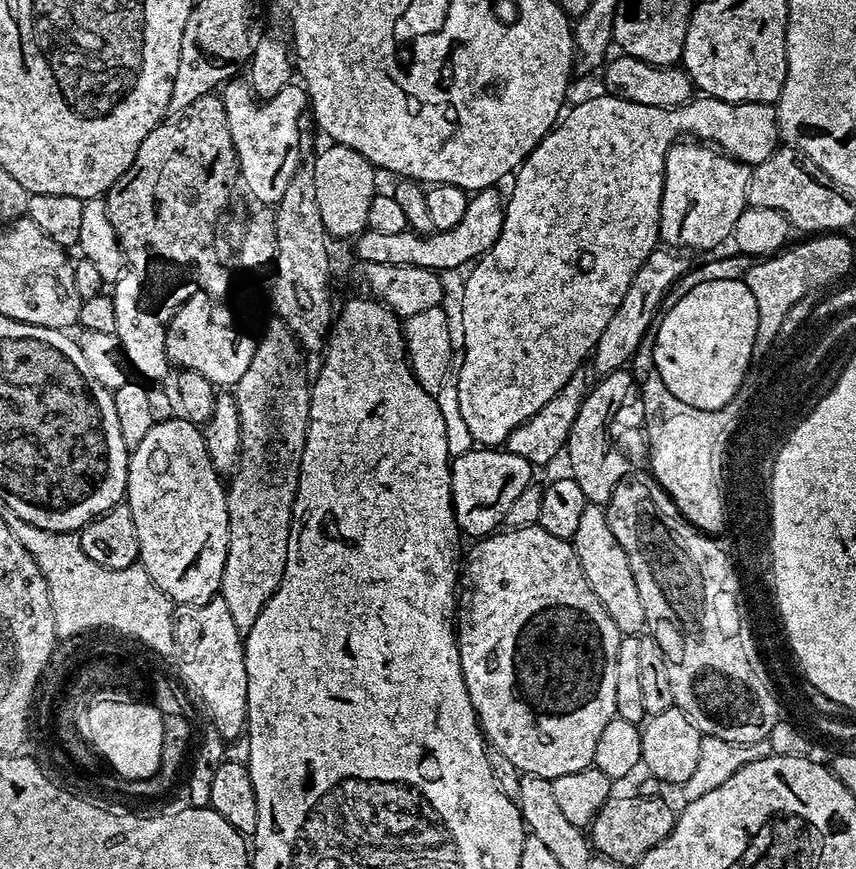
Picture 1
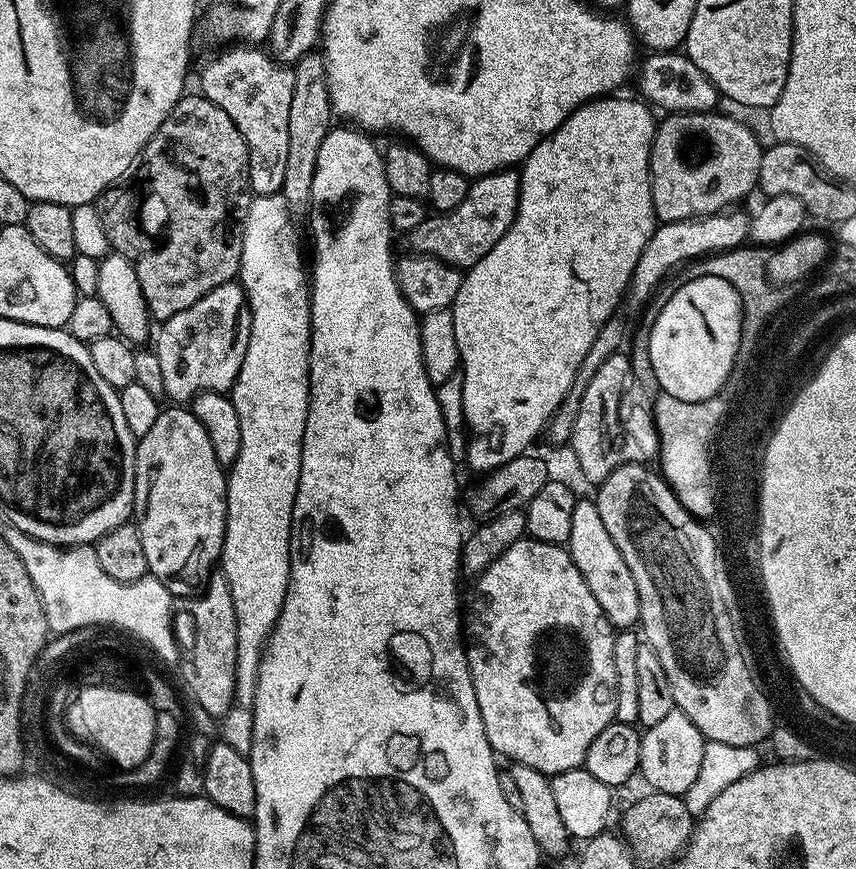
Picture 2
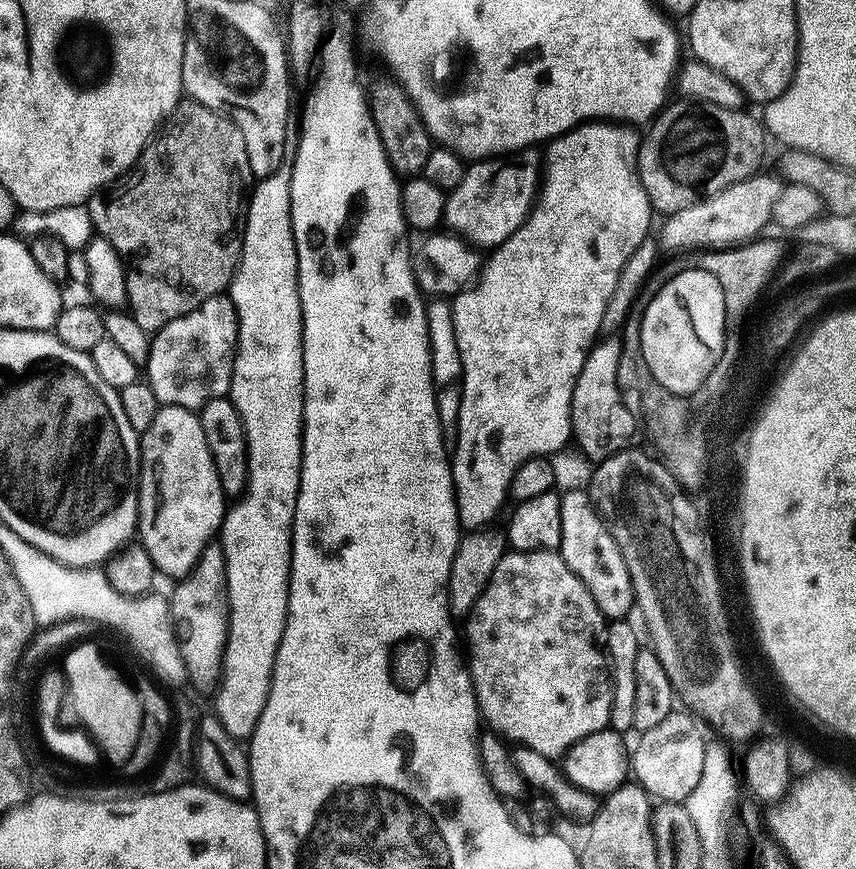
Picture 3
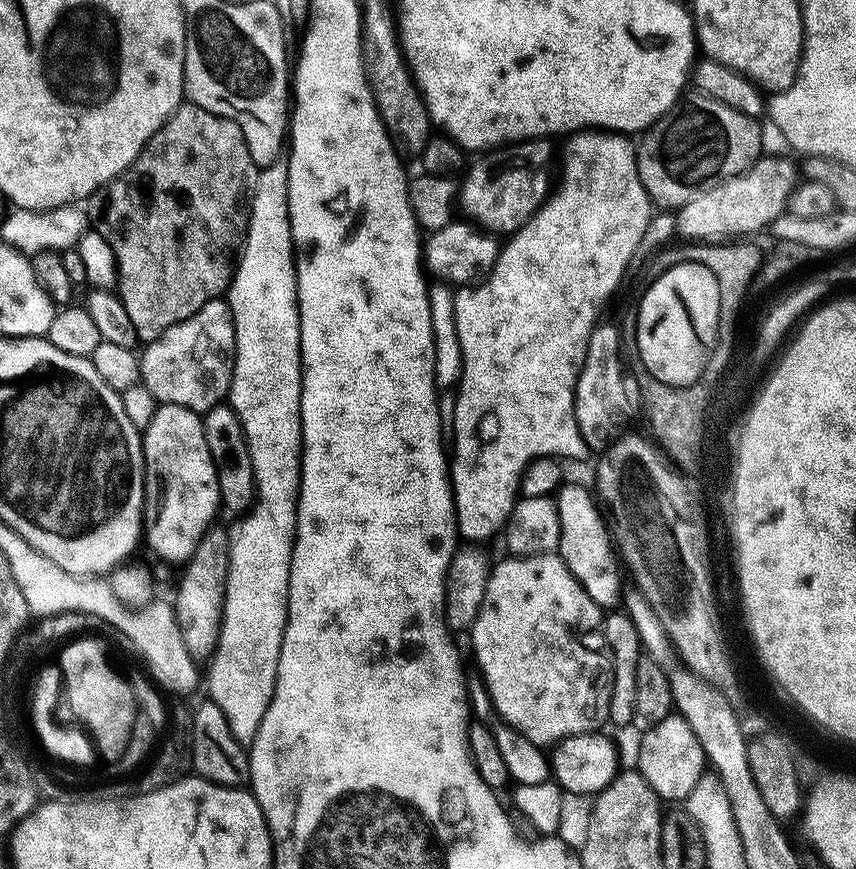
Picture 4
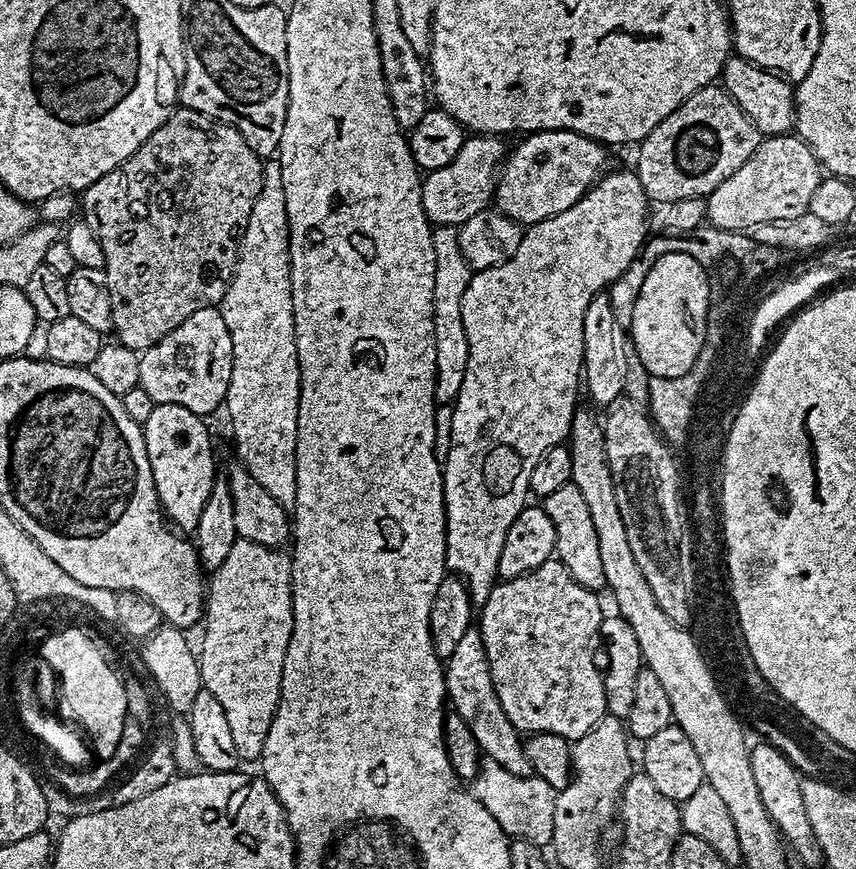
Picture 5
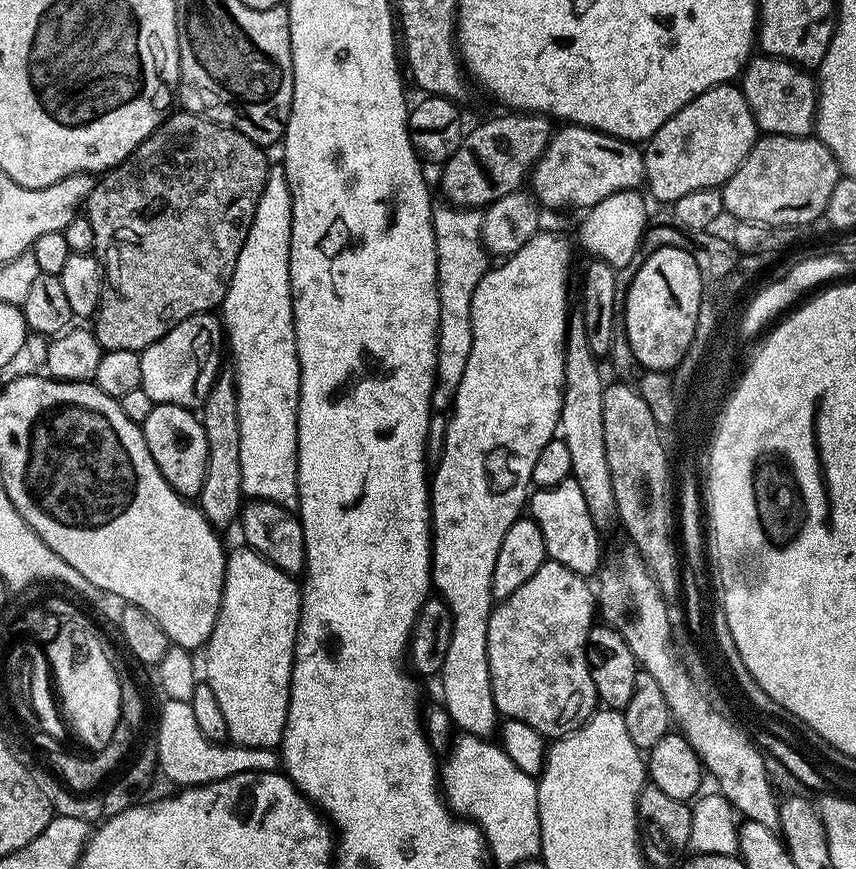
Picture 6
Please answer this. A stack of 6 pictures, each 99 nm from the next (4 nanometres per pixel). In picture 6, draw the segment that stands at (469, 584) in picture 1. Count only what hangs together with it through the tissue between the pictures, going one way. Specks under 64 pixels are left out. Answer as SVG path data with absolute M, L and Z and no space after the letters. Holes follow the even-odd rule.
M545 559L544 564L538 566L538 570L534 570L534 574L530 574L530 578L526 578L526 582L522 582L522 586L518 586L518 590L514 590L514 594L510 594L493 607L488 619L488 669L490 670L490 686L492 687L492 697L496 703L496 711L501 717L509 720L526 722L526 726L538 730L540 735L545 738L567 736L576 728L581 728L598 708L594 678L588 668L588 631L594 626L594 588L593 585L591 588L588 584L591 583L574 570L553 560Z

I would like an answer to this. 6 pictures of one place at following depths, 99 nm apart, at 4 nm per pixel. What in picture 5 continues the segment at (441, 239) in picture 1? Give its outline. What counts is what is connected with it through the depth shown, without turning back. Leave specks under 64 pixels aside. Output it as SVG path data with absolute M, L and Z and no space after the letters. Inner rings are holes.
M566 130L533 132L521 140L524 141L513 152L511 149L507 153L506 163L503 165L494 197L496 211L506 214L513 222L521 226L537 224L562 214L562 210L570 210L570 206L574 206L574 202L581 200L605 171L606 148L599 140L591 140L588 136Z

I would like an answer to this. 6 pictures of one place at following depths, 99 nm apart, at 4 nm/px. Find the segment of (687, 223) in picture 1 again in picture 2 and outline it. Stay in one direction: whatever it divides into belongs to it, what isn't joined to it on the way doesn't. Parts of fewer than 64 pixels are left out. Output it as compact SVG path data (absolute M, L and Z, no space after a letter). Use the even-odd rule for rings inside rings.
M720 110L711 112L674 112L663 117L656 126L656 133L652 139L652 153L650 154L650 174L652 175L652 205L656 211L656 218L660 224L669 224L670 222L678 222L679 220L695 220L697 216L713 216L716 212L722 212L731 209L739 202L743 196L748 196L759 185L758 170L760 169L760 153L762 151L762 143L743 124L740 120L735 120L732 116L723 116Z

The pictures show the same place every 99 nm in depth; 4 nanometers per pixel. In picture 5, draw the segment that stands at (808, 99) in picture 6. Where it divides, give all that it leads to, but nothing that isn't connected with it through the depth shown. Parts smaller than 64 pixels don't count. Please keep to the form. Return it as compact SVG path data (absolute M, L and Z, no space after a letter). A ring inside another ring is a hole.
M732 54L722 66L718 84L726 94L730 94L730 98L740 107L742 114L746 114L746 118L750 118L752 125L765 137L779 136L793 131L796 118L794 88L777 72L759 68L746 58Z

